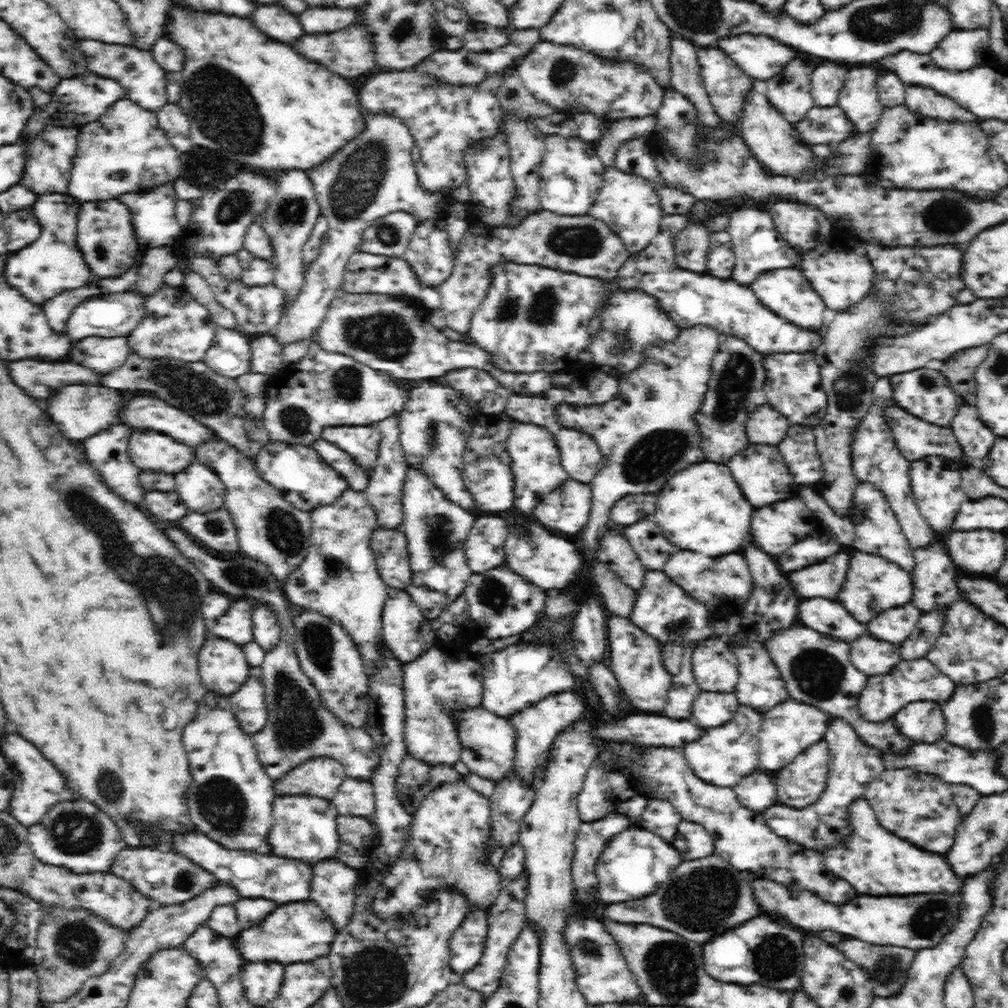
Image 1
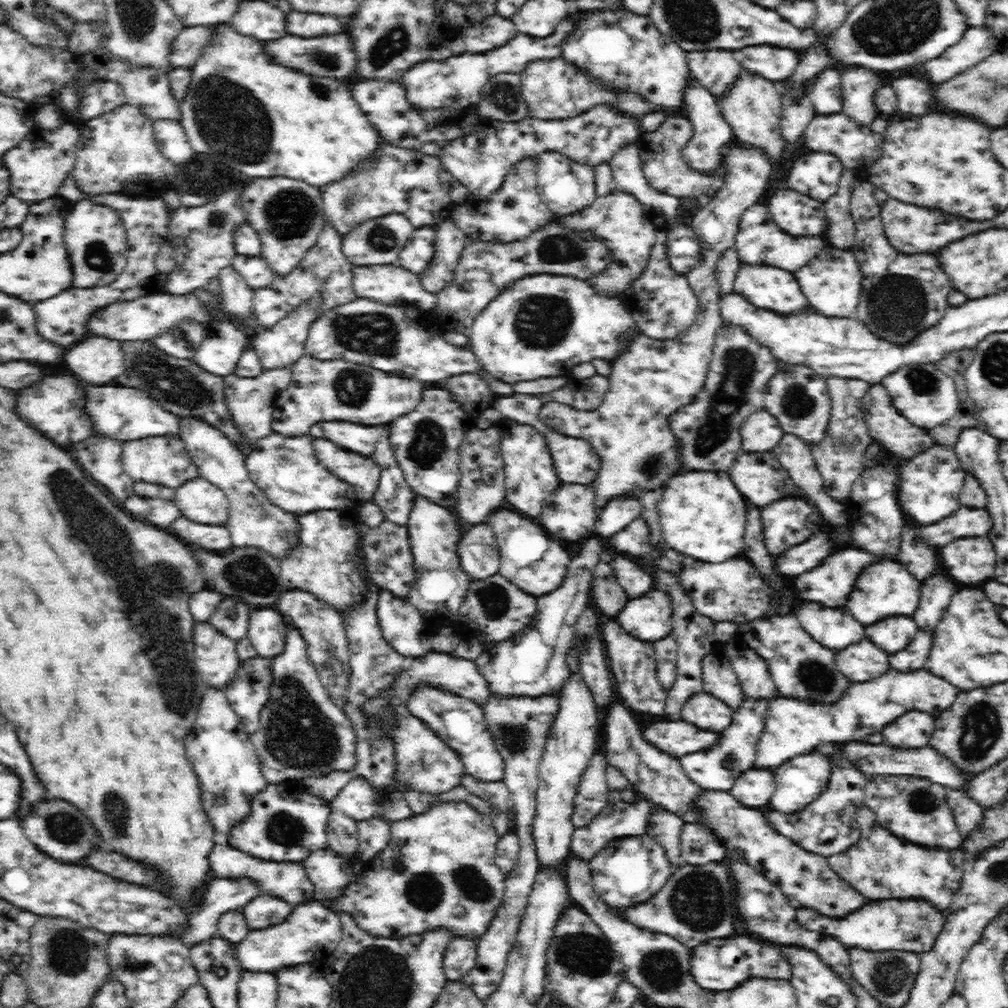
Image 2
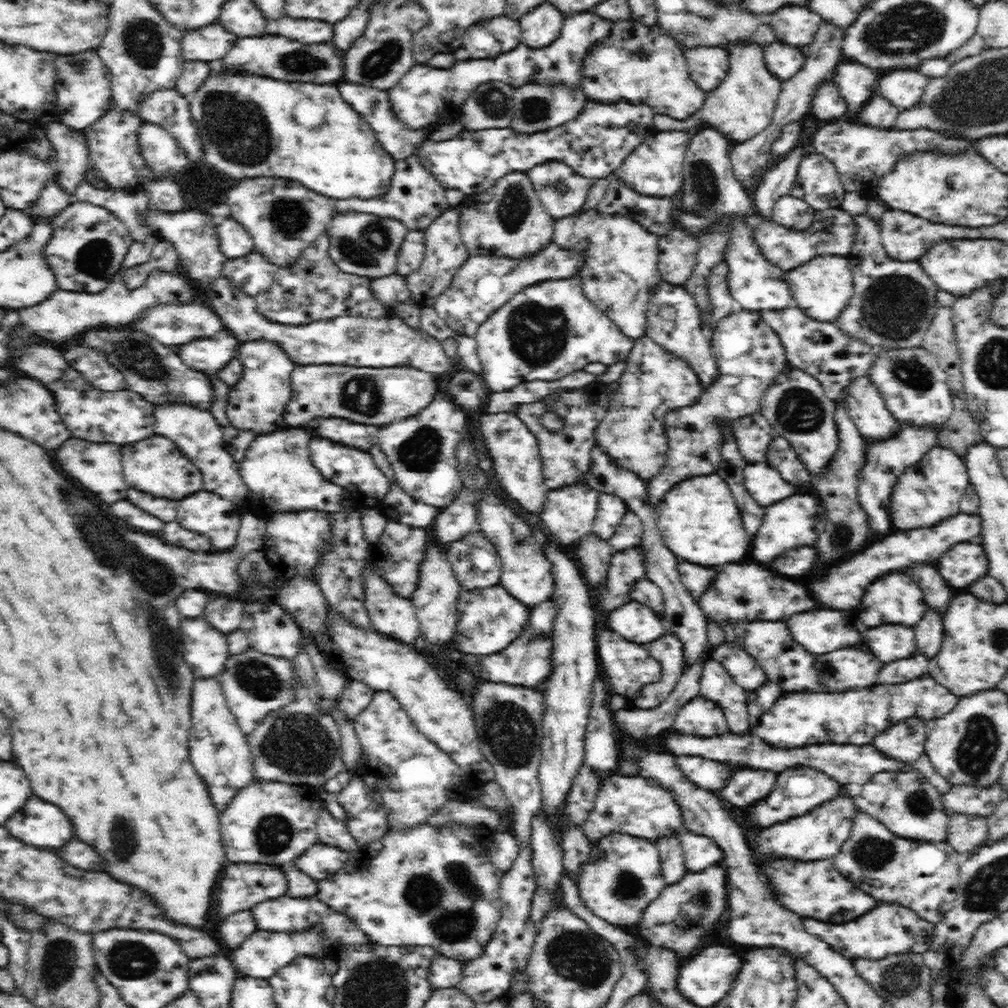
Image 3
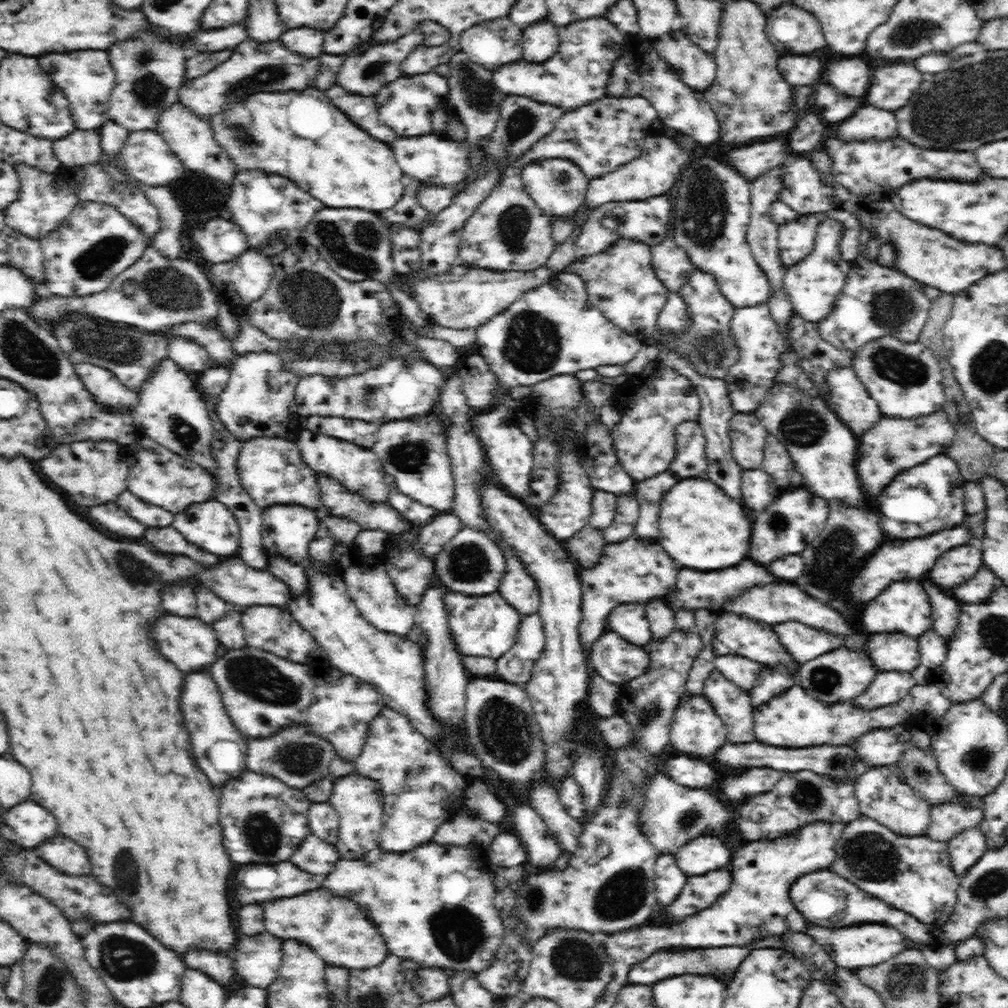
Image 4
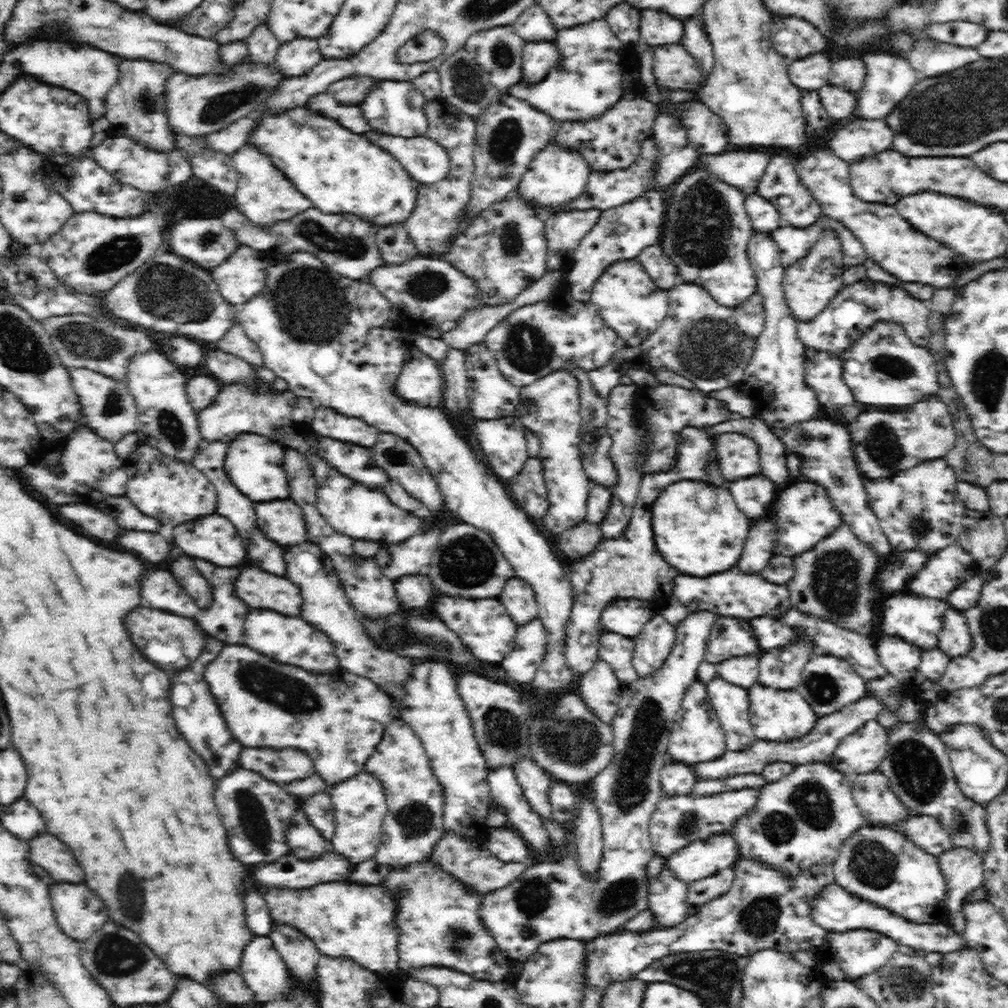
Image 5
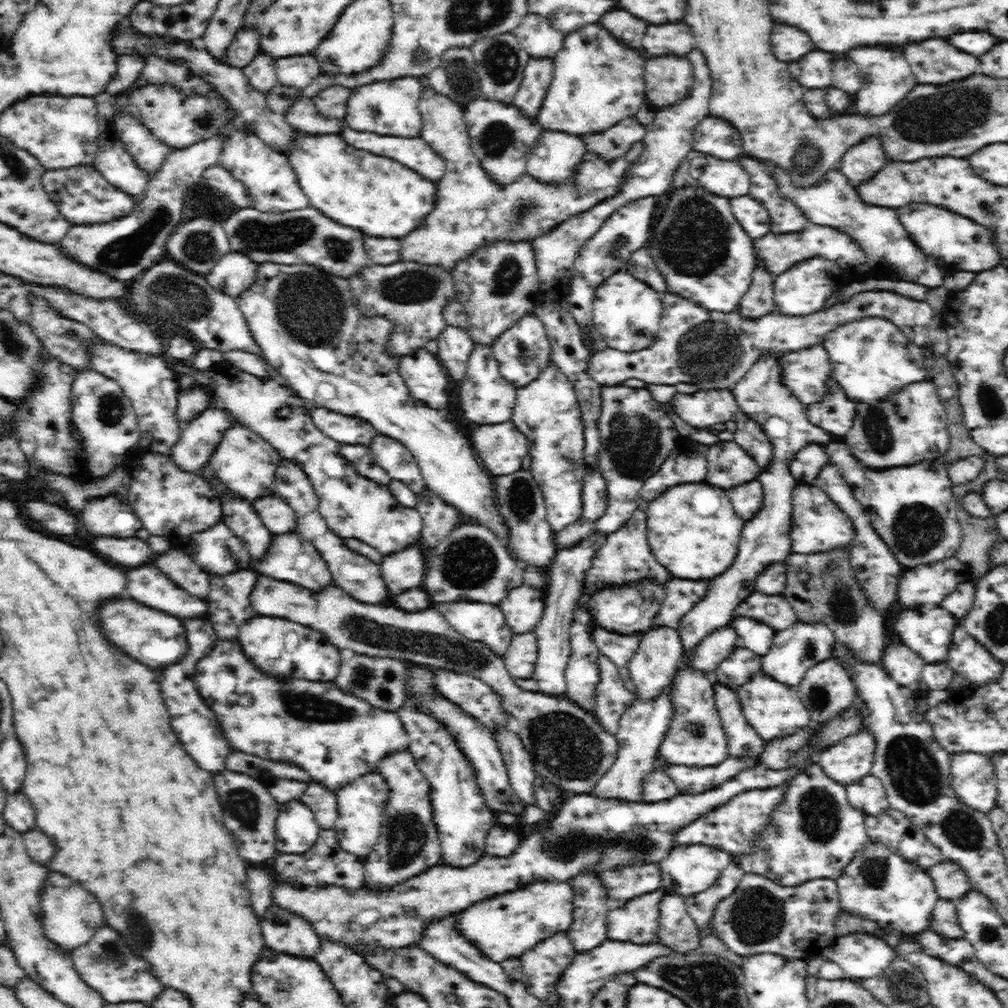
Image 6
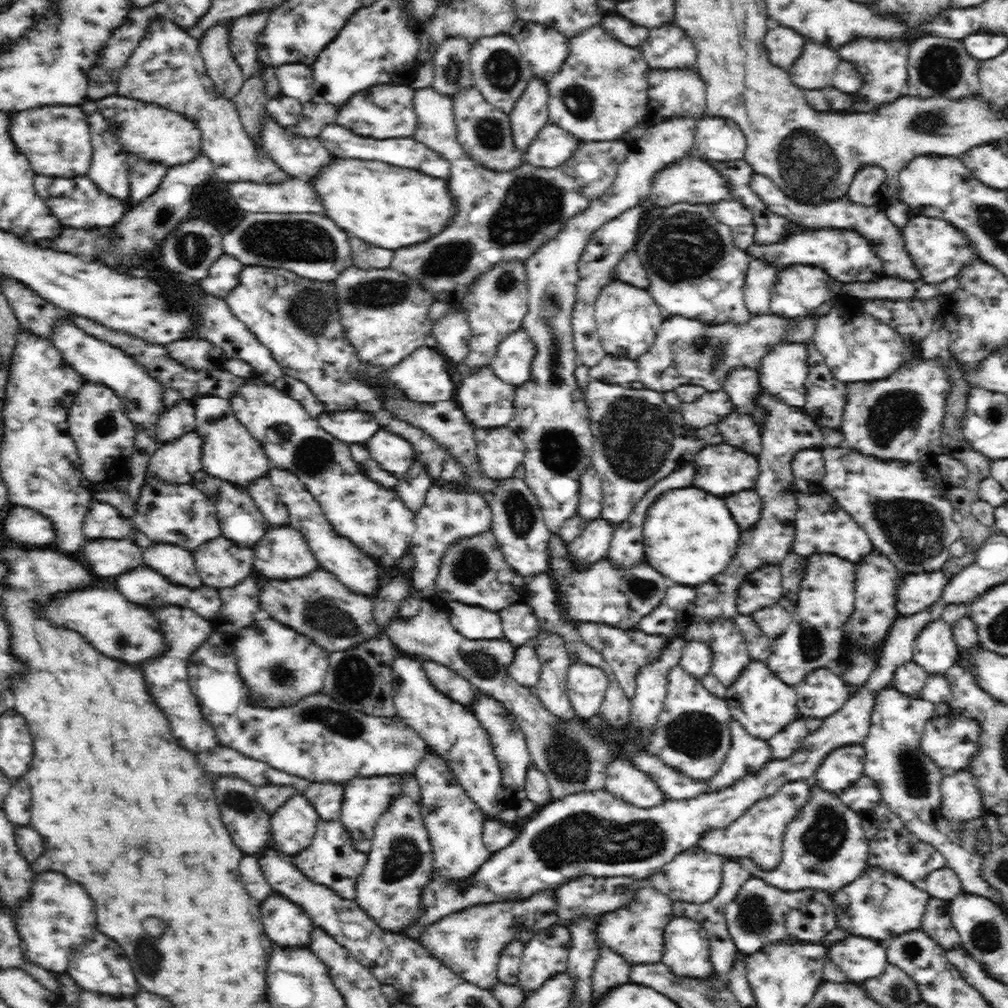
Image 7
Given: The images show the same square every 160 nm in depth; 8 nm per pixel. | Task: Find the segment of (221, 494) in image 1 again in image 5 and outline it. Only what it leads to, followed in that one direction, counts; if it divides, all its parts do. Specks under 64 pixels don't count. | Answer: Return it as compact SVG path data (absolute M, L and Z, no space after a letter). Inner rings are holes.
M217 510L178 524L172 534L174 534L176 544L186 554L202 557L202 559L218 564L218 566L236 566L244 560L244 554L247 554L245 541L237 534L234 525L230 524L230 519Z

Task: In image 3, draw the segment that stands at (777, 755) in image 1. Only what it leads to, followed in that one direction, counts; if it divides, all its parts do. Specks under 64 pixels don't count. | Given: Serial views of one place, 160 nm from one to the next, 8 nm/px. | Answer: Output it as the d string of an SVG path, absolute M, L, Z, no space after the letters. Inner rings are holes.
M930 675L895 683L876 683L864 688L851 688L830 694L786 694L776 700L760 720L758 734L769 747L779 750L804 748L810 744L872 745L874 738L893 724L918 717L924 722L952 712L959 696L950 692Z

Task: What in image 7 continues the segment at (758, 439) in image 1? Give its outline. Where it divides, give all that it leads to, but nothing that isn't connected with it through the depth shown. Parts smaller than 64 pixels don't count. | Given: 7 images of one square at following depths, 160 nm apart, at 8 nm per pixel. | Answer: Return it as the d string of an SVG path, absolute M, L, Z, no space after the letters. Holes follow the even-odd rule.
M726 442L708 445L706 448L703 447L698 451L698 456L695 456L695 460L698 462L696 464L698 472L694 476L694 486L704 488L706 492L710 492L714 496L724 496L724 494L752 489L759 475L757 457Z

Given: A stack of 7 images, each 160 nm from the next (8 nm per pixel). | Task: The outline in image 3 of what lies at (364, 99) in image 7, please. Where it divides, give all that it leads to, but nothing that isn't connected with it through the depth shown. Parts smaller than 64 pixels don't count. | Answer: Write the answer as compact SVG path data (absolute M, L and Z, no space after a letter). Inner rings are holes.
M574 12L564 18L560 34L550 44L542 48L532 48L520 41L508 52L498 53L488 58L469 58L457 62L450 68L433 68L425 65L414 65L396 83L388 89L391 102L396 113L411 130L420 130L434 124L438 116L442 116L452 107L459 112L476 87L490 81L500 80L518 88L528 83L566 83L581 84L582 62L591 44L597 40L604 40L611 31L612 21L604 20L596 14L588 12Z

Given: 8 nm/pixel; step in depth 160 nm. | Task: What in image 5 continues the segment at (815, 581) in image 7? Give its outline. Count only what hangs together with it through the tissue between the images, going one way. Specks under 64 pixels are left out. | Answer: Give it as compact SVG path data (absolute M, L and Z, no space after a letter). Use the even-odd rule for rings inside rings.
M799 632L800 644L770 650L759 658L758 684L776 690L796 689L807 660L814 656L814 646L803 645L804 632Z

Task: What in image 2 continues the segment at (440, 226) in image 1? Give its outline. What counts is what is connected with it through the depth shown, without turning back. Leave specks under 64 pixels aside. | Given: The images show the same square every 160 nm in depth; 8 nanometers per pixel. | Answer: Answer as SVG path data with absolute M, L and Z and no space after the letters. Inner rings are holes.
M424 225L416 229L406 246L401 250L398 264L410 272L422 274L434 261L436 240L436 226Z

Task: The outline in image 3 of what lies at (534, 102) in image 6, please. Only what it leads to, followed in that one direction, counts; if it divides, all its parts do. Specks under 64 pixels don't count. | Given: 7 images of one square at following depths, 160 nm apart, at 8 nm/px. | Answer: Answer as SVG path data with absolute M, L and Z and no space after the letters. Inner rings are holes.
M542 2L519 18L521 40L532 48L550 44L560 34L564 14L550 2Z

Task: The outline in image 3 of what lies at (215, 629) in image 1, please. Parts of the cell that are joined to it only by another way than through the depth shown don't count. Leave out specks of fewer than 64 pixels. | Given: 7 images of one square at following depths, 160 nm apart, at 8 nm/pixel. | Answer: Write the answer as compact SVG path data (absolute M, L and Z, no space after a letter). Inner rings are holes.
M218 596L209 603L205 609L204 618L216 630L220 630L224 636L232 635L233 631L242 628L242 620L245 617L245 606L243 600L230 598L226 600L226 596Z

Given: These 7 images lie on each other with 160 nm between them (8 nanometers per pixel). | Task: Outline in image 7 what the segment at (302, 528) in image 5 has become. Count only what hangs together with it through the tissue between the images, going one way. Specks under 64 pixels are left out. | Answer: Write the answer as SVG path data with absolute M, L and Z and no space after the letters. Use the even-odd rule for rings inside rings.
M268 477L252 482L252 486L248 486L248 490L250 490L250 496L254 499L256 506L271 527L288 525L288 509L279 500L279 496L273 490Z

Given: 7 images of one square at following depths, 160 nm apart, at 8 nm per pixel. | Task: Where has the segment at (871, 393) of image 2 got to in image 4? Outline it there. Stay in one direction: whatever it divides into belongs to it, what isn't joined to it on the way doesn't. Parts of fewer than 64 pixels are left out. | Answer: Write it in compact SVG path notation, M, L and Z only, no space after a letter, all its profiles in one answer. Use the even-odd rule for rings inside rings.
M838 368L832 371L827 380L830 394L825 400L828 406L856 436L875 428L885 414L855 370Z

